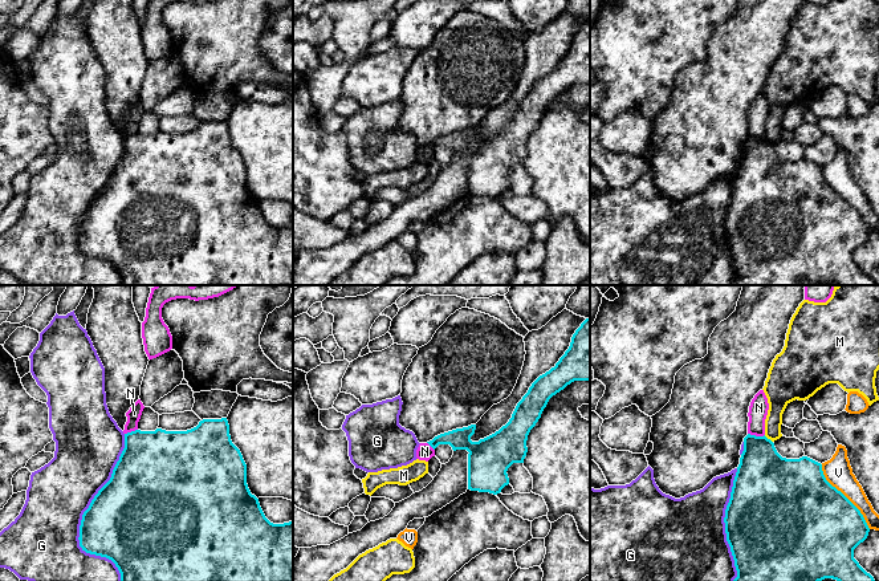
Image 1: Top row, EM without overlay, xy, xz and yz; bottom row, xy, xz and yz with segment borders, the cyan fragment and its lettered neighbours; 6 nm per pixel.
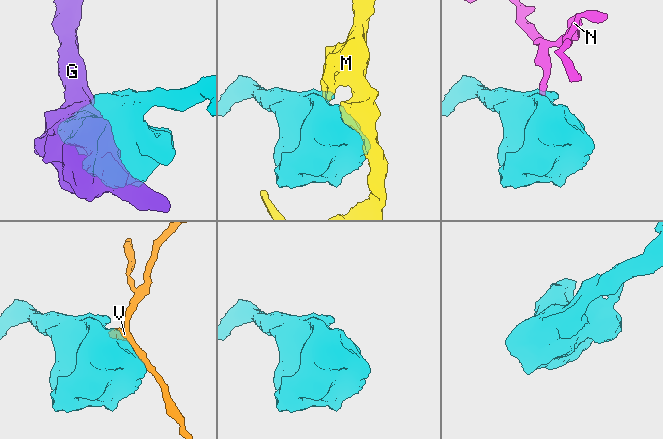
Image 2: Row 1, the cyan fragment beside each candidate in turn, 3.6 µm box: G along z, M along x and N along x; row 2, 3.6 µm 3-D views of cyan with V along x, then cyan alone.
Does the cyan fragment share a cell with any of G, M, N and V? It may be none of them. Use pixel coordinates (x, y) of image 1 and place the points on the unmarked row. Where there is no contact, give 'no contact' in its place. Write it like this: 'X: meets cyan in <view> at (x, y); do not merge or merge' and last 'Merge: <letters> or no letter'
G: meets cyan in xy at (82, 219); do not merge
M: meets cyan in yz at (766, 141); do not merge
N: meets cyan in yz at (755, 138); do not merge
V: meets cyan in yz at (845, 199); do not merge
Merge: no letter

